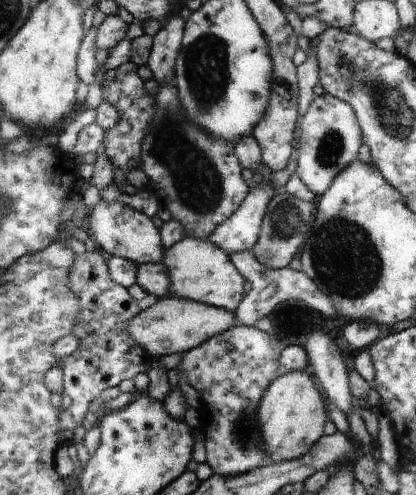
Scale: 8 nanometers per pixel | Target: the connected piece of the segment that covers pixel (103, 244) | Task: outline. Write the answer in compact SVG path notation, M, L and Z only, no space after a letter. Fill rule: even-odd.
M100 199L88 212L89 229L94 236L95 244L100 250L112 256L126 258L141 264L160 263L165 251L161 234L152 219L128 205L116 201Z

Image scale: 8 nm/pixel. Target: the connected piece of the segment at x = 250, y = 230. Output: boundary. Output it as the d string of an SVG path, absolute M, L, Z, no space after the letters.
M272 181L262 182L244 197L242 204L212 231L208 240L219 246L227 255L251 251L259 239L261 222L267 204L278 192Z

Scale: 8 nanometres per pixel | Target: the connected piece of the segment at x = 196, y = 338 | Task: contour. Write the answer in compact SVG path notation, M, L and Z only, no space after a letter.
M169 295L159 298L152 306L131 318L127 322L127 333L135 345L141 346L154 359L159 360L165 354L191 351L206 339L220 335L236 324L235 314L229 310Z

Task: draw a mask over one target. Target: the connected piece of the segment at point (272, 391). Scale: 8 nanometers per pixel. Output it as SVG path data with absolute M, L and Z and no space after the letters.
M289 371L277 375L266 387L257 409L261 424L263 448L270 463L299 459L324 435L324 424L329 420L328 405L306 371Z

